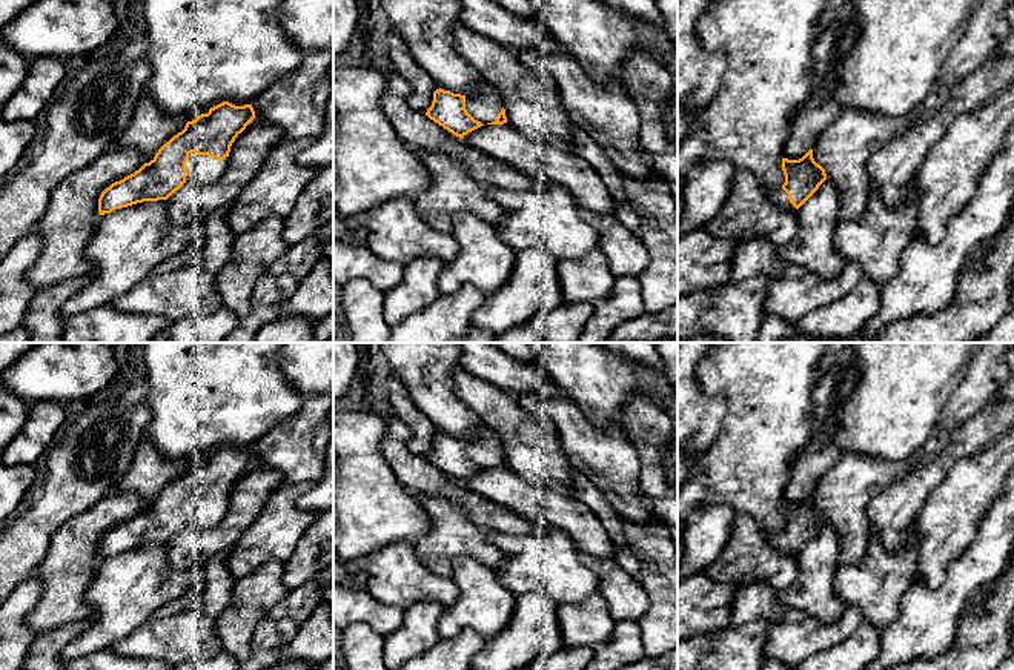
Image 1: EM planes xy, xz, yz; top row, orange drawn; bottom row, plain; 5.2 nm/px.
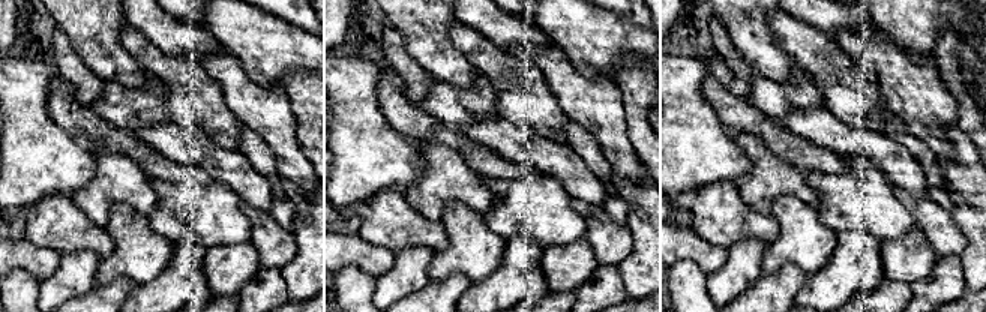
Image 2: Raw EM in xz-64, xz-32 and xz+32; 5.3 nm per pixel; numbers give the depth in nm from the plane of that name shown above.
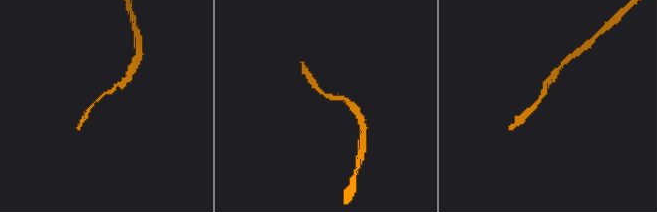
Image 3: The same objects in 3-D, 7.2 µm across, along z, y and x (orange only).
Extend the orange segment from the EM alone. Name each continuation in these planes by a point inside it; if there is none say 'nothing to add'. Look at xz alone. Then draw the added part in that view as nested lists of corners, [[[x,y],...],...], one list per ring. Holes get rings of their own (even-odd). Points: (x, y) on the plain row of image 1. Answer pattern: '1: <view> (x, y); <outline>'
1: xz (486, 447); [[[484,424],[478,429],[475,438],[466,439],[467,456],[482,469],[495,466],[502,452],[499,436]]]

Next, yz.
1: yz (779, 541); [[[782,532],[777,533],[777,535],[767,536],[767,541],[768,541],[768,544],[770,544],[771,547],[774,547],[774,549],[784,552],[784,553],[788,553],[788,555],[796,553],[796,552],[790,547],[788,538],[787,538]]]

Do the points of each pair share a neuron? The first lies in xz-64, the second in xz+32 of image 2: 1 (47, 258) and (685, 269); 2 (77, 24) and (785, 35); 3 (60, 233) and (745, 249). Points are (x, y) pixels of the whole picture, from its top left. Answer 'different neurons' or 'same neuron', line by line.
1: different neurons
2: different neurons
3: different neurons

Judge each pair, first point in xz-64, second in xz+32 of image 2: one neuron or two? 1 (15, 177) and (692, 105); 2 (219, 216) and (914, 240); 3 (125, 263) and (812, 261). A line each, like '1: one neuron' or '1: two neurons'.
1: one neuron
2: two neurons
3: one neuron

